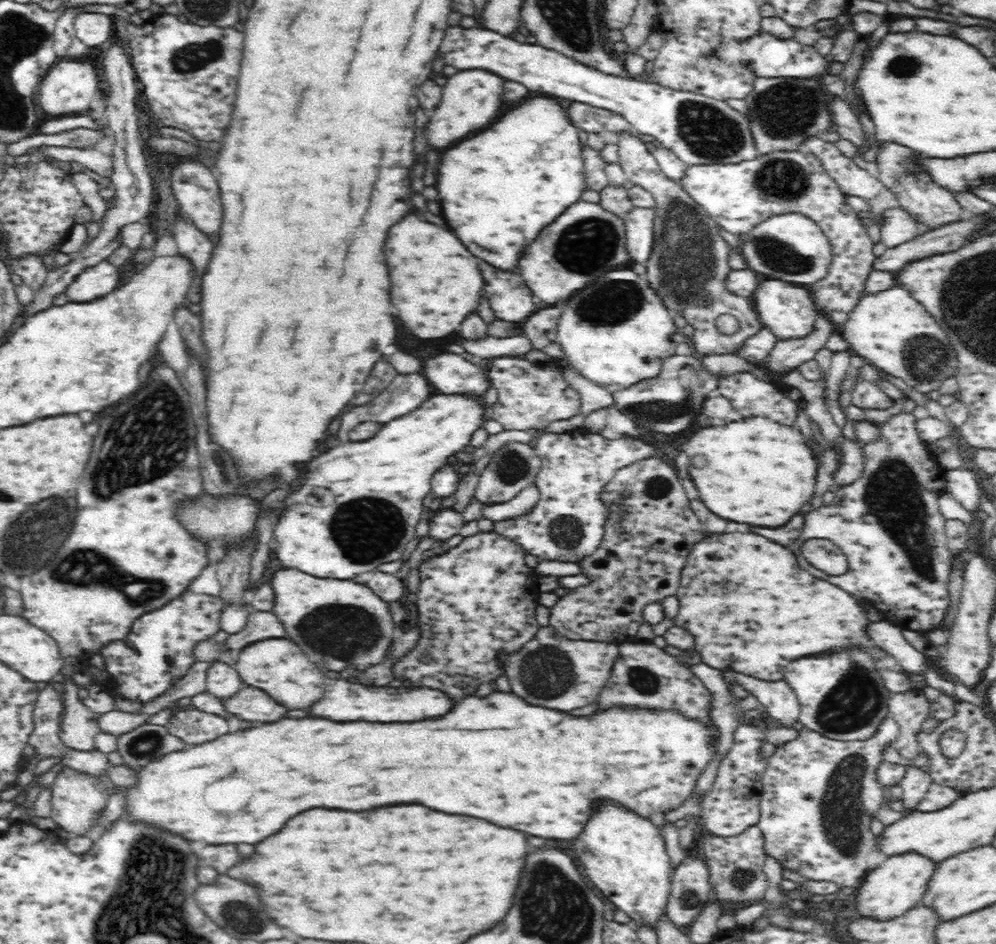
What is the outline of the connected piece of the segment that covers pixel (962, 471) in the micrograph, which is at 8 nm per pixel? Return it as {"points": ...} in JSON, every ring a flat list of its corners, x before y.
{"points":[[959,467,952,470,947,470,945,473,947,480,948,492,963,504,968,510,974,512,980,502,980,484,976,473,965,467]]}

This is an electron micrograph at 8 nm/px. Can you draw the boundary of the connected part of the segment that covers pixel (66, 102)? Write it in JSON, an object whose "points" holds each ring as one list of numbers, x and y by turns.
{"points":[[84,57,81,58,60,58,52,68,50,68,43,83,40,83,37,98,38,104,42,106,42,113,53,118,58,116,68,116,80,114,82,111,90,110,90,100,96,90,100,76,98,70]]}

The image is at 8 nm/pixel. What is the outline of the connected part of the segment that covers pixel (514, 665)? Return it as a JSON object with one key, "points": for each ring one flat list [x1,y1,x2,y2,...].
{"points":[[542,627,524,650,507,659,507,676,512,692,532,706,544,706,560,712,588,706,596,701,610,680,619,660,622,643,570,640,550,627]]}

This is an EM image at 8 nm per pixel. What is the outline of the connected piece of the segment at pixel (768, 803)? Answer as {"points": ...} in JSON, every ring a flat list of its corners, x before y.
{"points":[[880,723,880,737,866,740,843,741,822,736,803,727,792,740,777,745,761,773,759,821,765,836,765,851,776,858,783,868,798,872,807,880,834,882,839,888,860,888,868,875,868,855,876,849,877,837,870,829,871,818,879,816,884,804,884,784,879,781,878,770,883,766,884,752,894,746,899,727,884,734]]}

